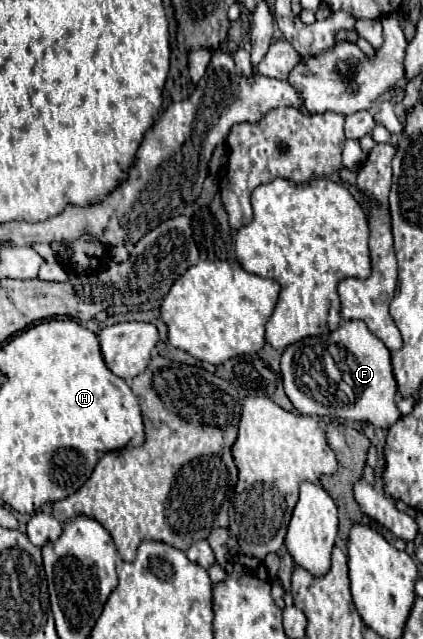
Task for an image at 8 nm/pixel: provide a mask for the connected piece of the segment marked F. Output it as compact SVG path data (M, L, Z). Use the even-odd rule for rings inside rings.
M345 320L337 330L303 338L291 344L281 356L281 374L285 394L301 414L309 416L333 416L357 422L371 422L379 428L389 428L399 420L399 410L395 406L397 384L391 368L391 352L383 342L369 332L363 320ZM325 350L335 362L339 376L325 378Z

